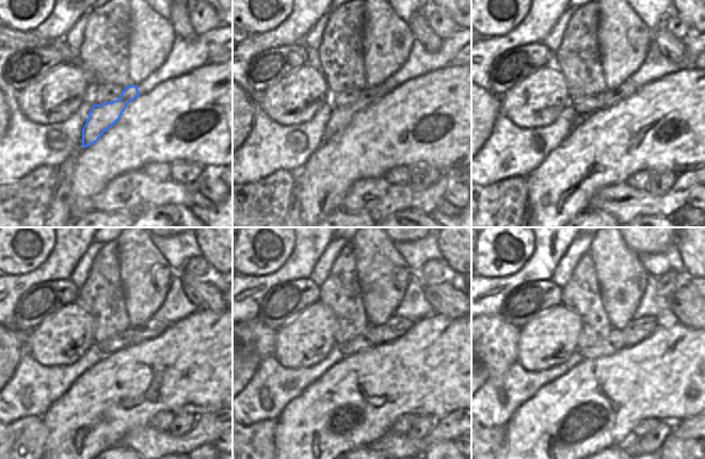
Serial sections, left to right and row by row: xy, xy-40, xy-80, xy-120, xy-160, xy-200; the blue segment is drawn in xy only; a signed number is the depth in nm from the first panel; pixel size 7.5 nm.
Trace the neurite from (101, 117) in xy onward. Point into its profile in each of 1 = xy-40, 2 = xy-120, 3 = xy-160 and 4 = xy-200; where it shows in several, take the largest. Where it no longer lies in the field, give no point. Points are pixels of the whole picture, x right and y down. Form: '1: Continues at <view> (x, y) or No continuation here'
1: Continues at xy-40 (339, 117)
2: Continues at xy-120 (153, 328)
3: Continues at xy-160 (396, 327)
4: Continues at xy-200 (638, 329).

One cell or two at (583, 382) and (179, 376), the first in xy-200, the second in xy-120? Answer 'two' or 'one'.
one

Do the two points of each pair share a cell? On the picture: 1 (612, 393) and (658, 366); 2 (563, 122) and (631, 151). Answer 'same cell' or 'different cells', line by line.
1: same cell
2: different cells

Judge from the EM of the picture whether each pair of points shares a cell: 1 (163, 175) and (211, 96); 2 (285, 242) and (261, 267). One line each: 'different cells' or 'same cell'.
1: different cells
2: same cell

